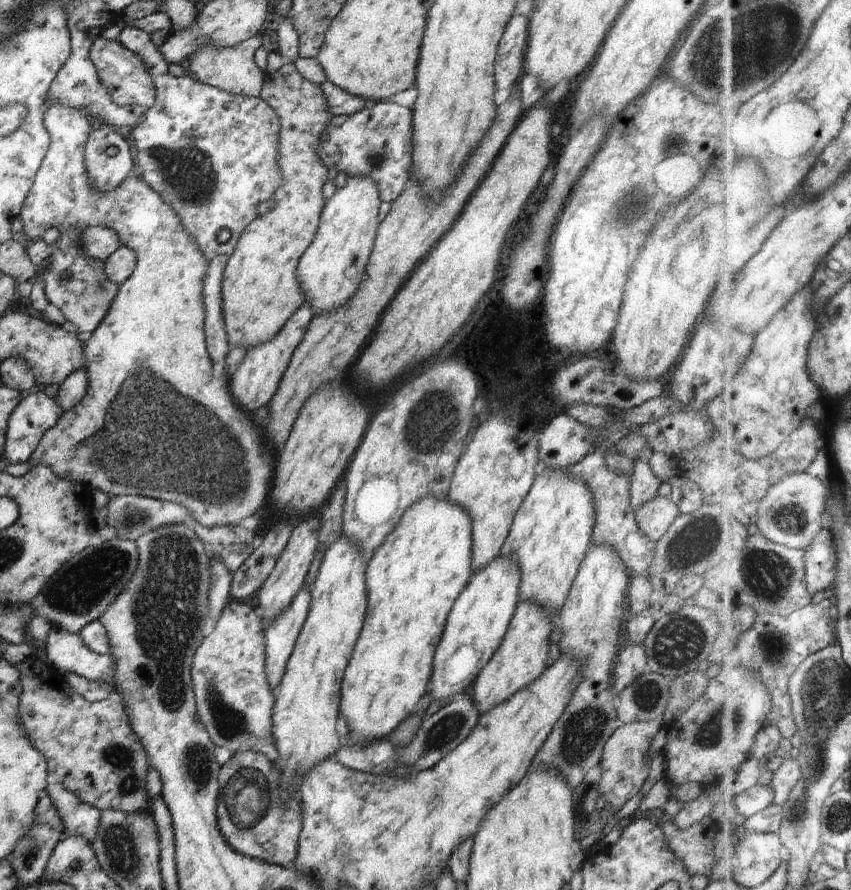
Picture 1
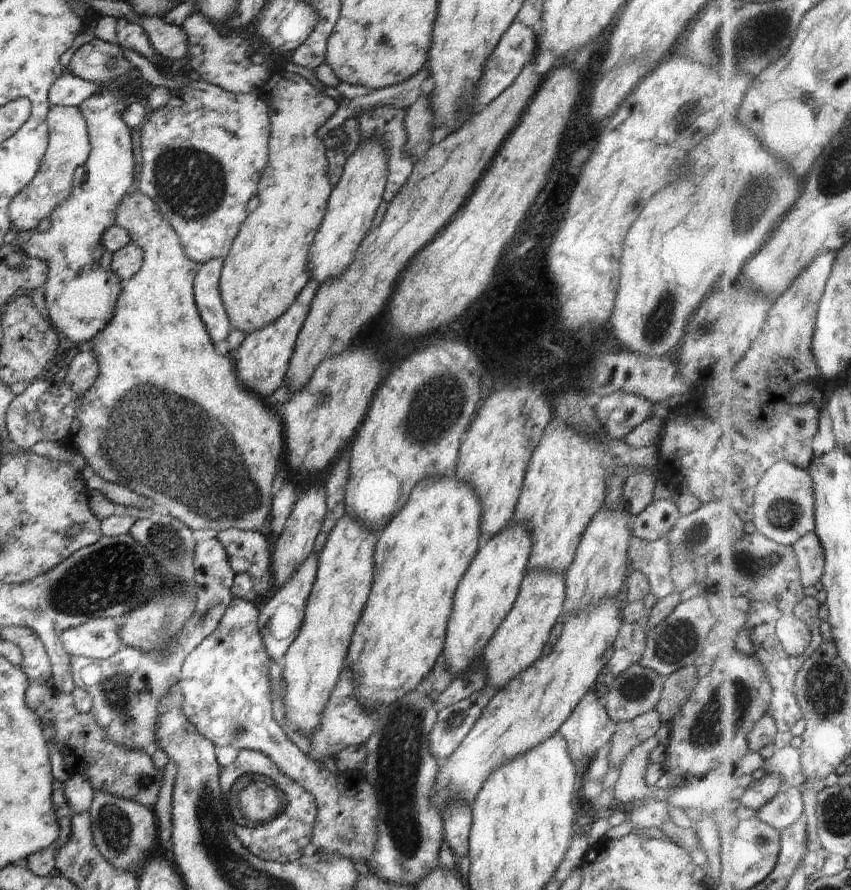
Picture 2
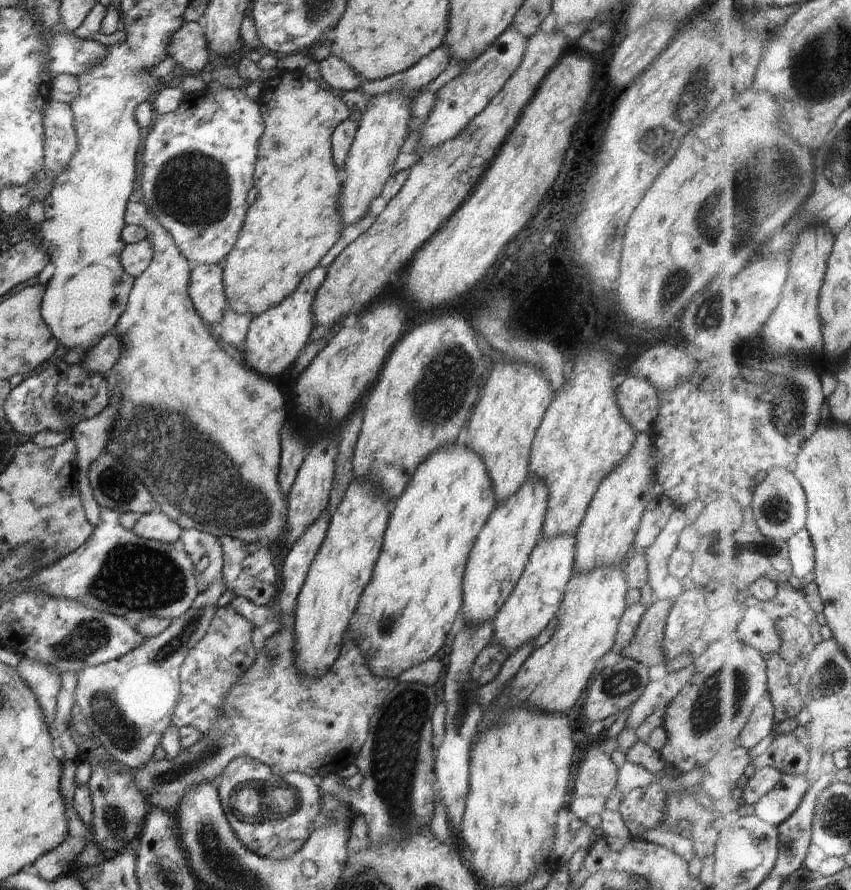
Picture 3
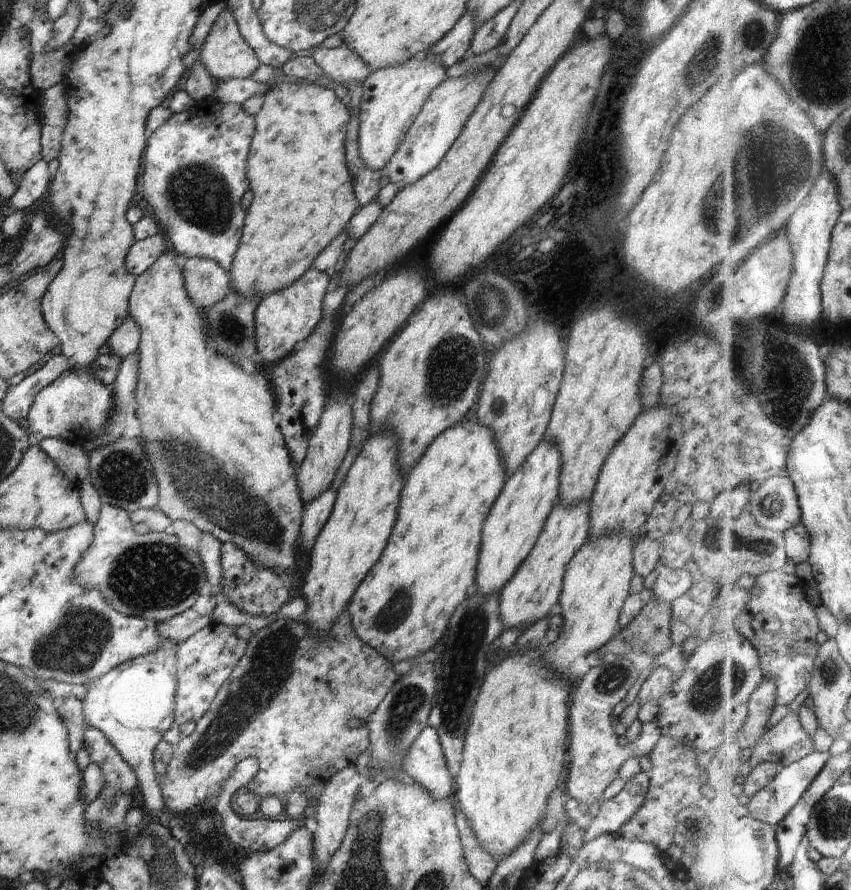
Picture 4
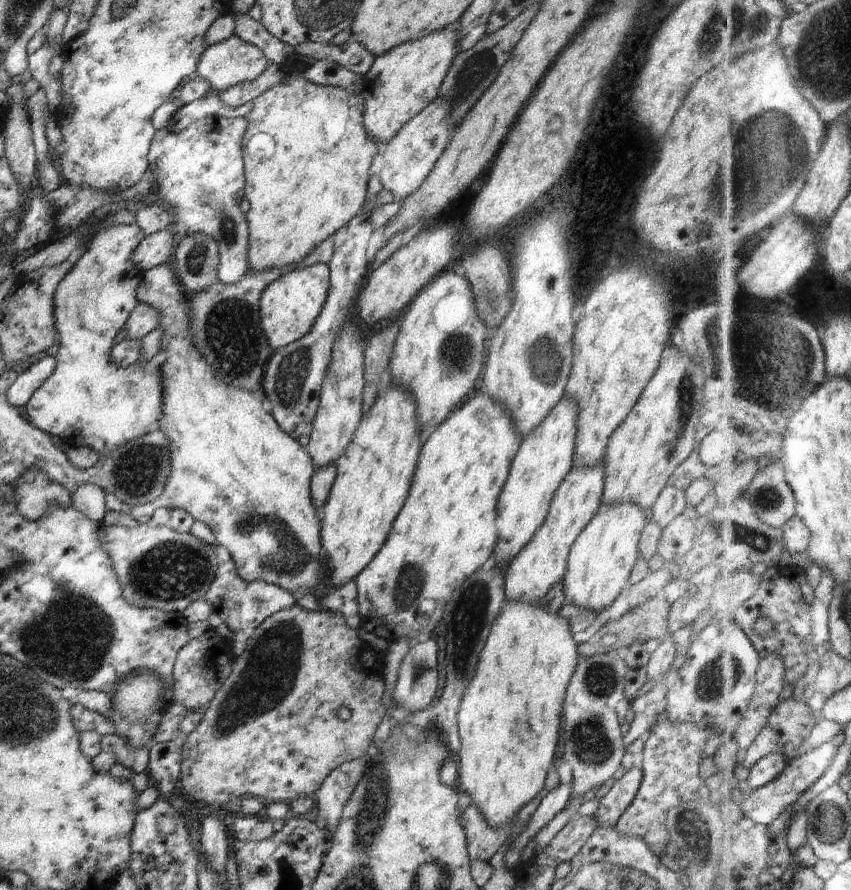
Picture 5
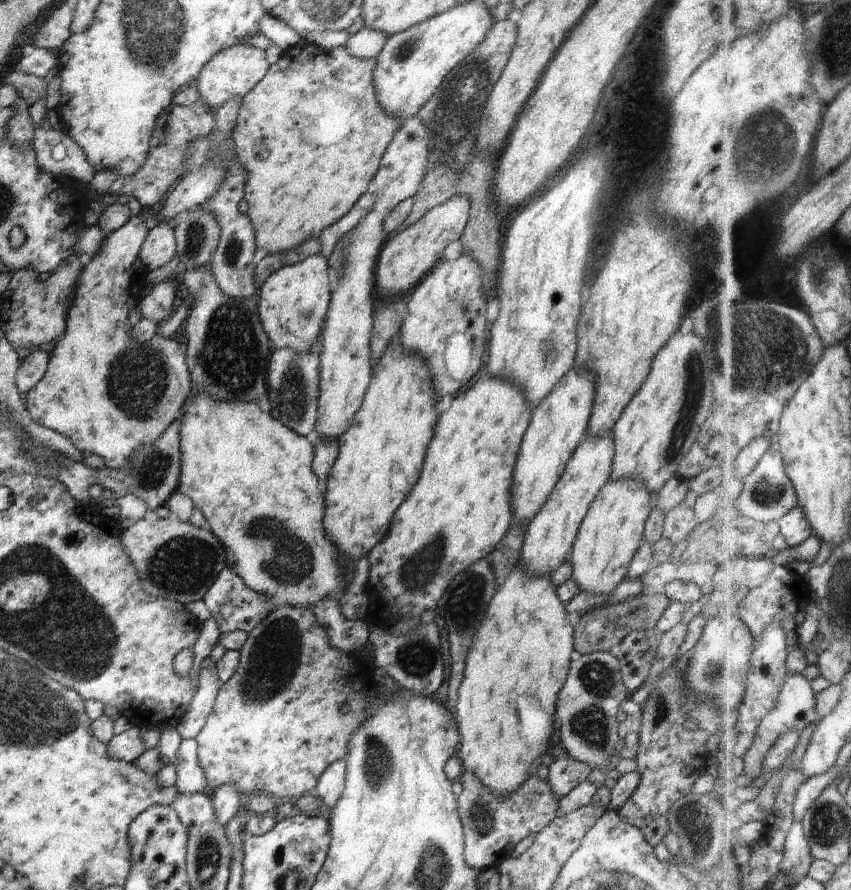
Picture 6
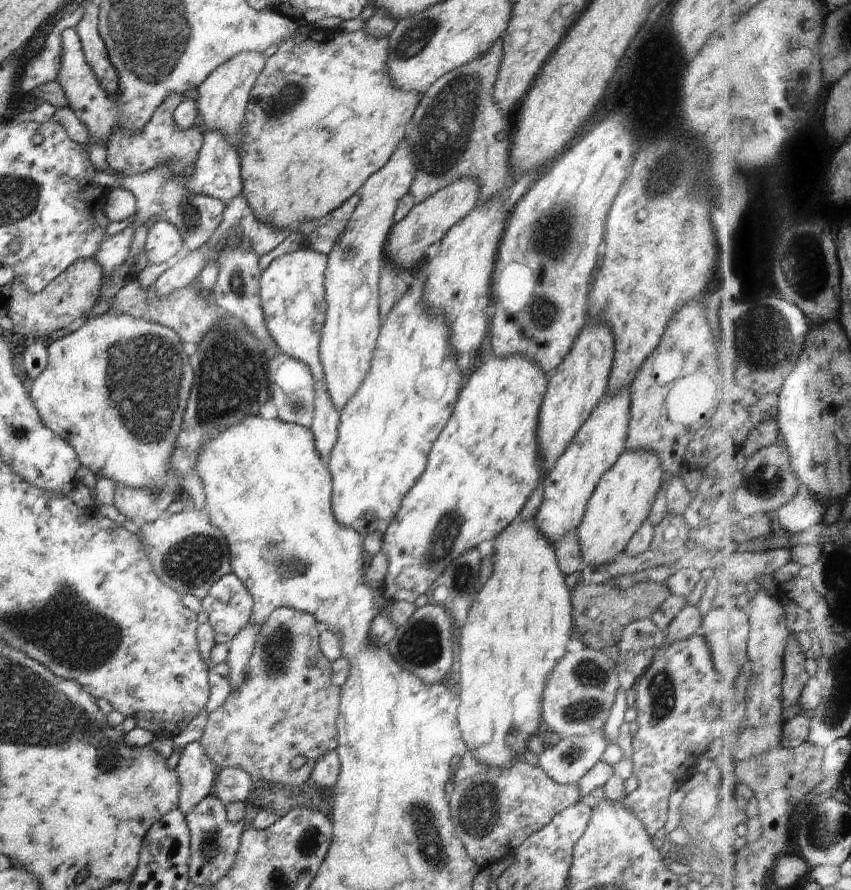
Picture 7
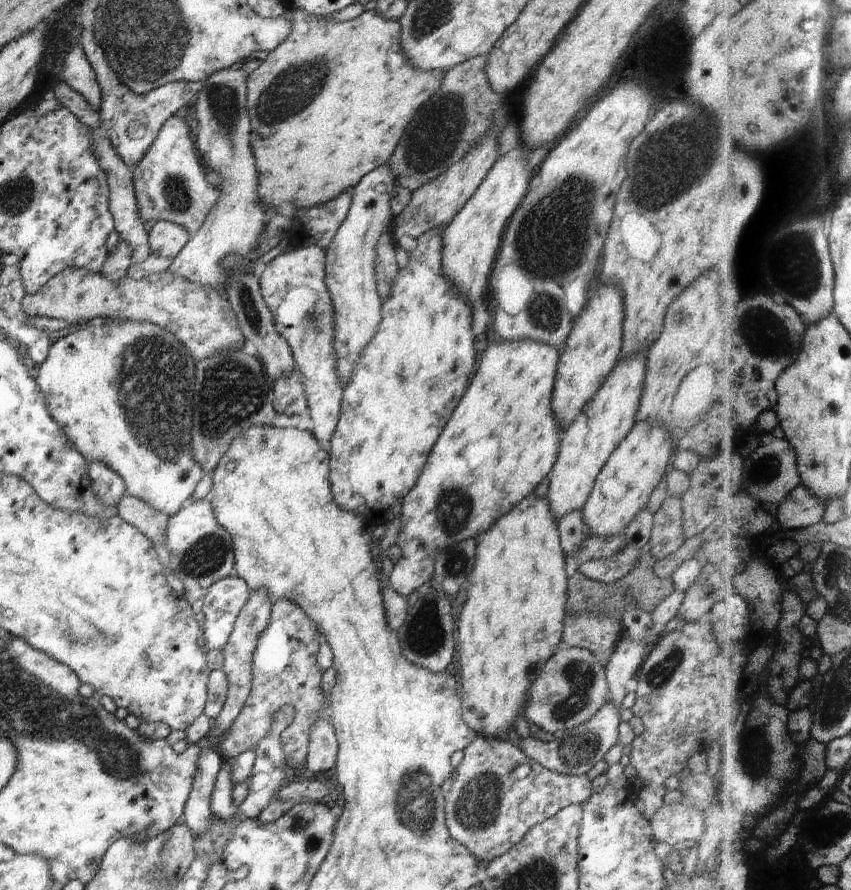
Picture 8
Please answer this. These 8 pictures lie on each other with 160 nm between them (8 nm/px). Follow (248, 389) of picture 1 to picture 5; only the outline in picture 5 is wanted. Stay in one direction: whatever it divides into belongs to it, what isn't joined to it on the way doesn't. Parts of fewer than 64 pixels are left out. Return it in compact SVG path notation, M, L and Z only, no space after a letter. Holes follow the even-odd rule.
M318 263L309 267L294 268L272 281L262 293L259 302L261 327L272 350L306 336L316 317L322 312L329 289L329 268Z

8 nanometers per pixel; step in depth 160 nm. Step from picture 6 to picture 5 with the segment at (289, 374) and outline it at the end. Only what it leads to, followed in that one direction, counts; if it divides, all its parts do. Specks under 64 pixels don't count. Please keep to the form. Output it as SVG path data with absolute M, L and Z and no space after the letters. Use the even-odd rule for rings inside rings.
M364 211L352 217L342 228L329 236L333 242L333 255L327 264L329 289L324 308L306 336L274 351L263 372L260 395L272 404L270 414L278 426L304 448L308 444L319 407L321 384L331 361L333 344L345 324L345 319L353 314L357 287L369 264L366 260L366 248L373 231L371 213Z

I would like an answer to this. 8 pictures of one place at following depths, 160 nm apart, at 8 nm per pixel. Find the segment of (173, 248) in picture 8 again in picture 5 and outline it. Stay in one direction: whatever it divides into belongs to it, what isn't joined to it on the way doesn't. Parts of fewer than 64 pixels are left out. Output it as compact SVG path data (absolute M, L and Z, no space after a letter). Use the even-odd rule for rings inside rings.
M168 230L155 232L146 237L133 250L132 260L136 270L144 272L154 266L165 263L172 252L173 236Z

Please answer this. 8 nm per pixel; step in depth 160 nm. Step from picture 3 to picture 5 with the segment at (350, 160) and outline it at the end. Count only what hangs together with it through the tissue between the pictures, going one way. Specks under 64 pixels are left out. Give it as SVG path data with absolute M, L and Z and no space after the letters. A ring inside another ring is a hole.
M459 20L446 29L394 47L381 57L376 57L370 70L362 77L362 93L360 96L364 99L364 130L381 148L384 147L384 144L390 142L409 120L412 120L421 110L424 110L425 106L428 106L436 97L440 96L439 88L454 57L458 54L458 27Z

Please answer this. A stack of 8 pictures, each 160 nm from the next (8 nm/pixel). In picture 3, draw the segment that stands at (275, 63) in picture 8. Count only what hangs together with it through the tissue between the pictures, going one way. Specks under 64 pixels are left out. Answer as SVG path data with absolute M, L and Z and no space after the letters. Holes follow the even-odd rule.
M281 71L278 77L280 80L275 86L270 81L265 83L257 101L265 122L253 174L258 195L248 207L238 238L222 264L228 307L252 318L286 300L302 278L319 266L320 259L336 244L343 229L337 213L342 177L333 163L330 139L334 129L348 119L352 111L340 97L309 79L306 71Z

